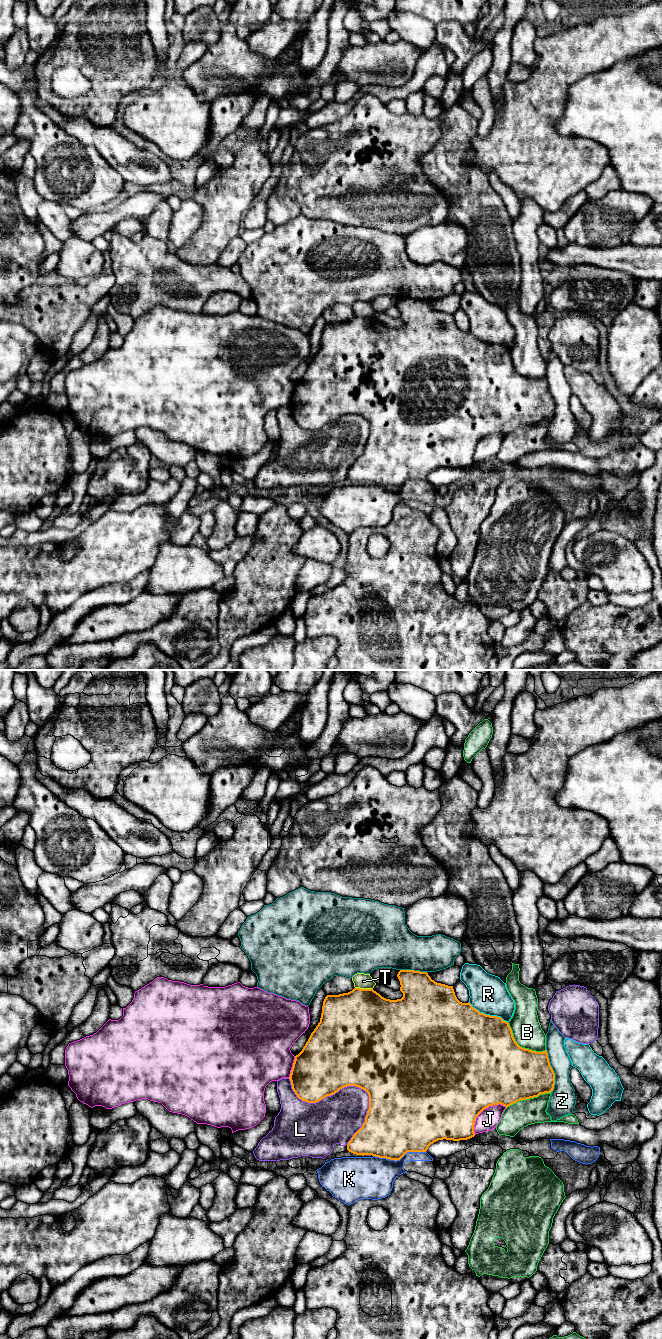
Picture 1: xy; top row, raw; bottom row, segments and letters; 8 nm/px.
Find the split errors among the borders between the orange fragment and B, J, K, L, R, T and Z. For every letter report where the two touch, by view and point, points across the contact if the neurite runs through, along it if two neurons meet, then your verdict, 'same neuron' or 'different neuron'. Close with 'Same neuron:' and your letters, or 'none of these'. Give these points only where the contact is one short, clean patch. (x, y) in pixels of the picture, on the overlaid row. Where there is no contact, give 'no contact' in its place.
B: xy (521, 1047) | different neuron
J: xy (482, 1110) | different neuron
K: xy (399, 1159) | different neuron
L: xy (349, 1085) | different neuron
R: xy (488, 1015) | different neuron
T: xy (364, 989) | along xy (355, 987), (372, 989) | different neuron
Z: xy (552, 1070) | different neuron
Same neuron: none of these

